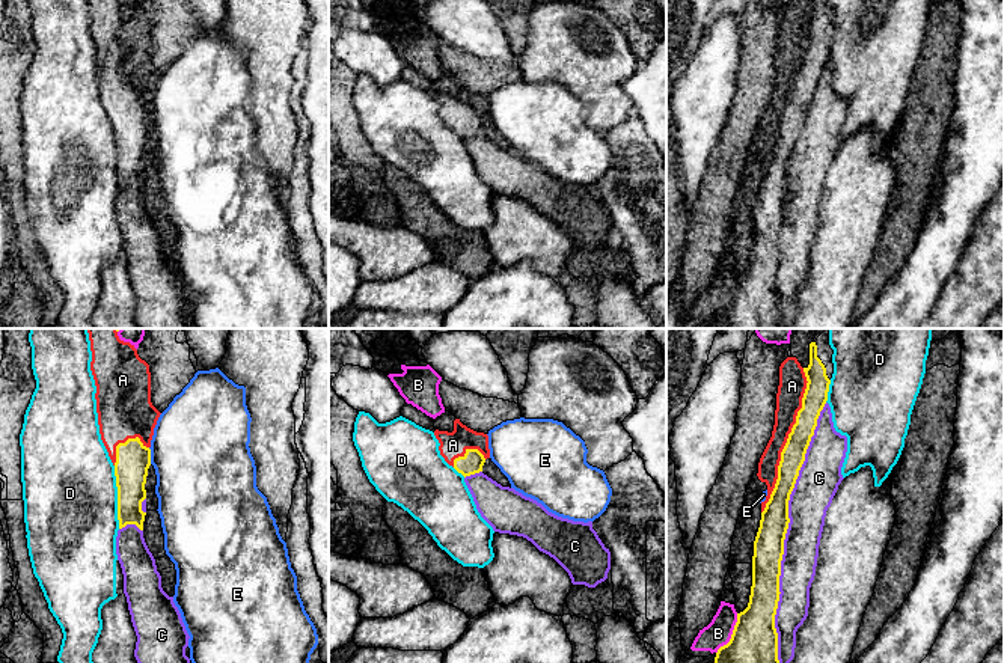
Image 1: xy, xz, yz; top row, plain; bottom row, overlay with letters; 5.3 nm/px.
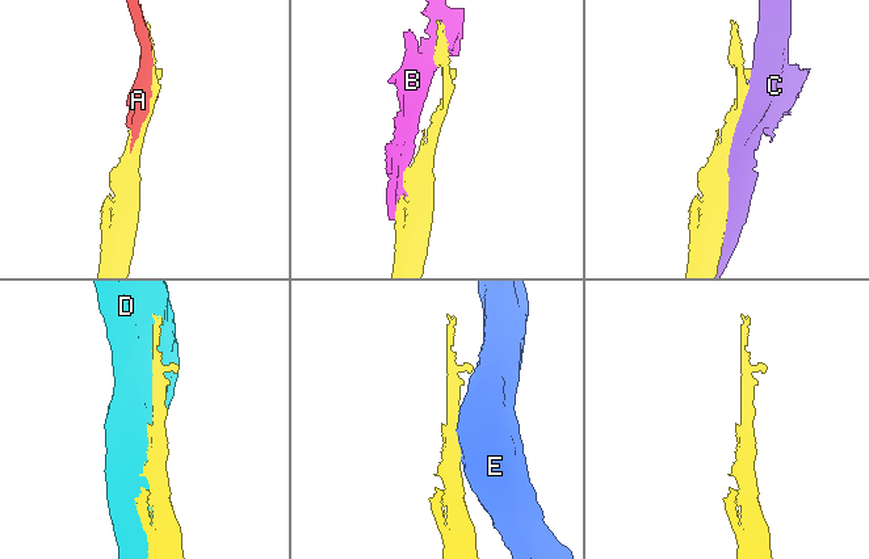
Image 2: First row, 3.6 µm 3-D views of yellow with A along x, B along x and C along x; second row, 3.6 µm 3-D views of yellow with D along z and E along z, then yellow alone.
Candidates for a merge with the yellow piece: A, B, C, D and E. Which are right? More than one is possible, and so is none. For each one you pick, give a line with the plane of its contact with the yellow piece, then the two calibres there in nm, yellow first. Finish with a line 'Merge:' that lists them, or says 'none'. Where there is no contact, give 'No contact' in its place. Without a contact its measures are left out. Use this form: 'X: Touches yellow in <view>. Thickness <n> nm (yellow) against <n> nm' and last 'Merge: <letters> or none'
A: Touches yellow in yz. Thickness 130 nm (yellow) against 140 nm
Merge: A

